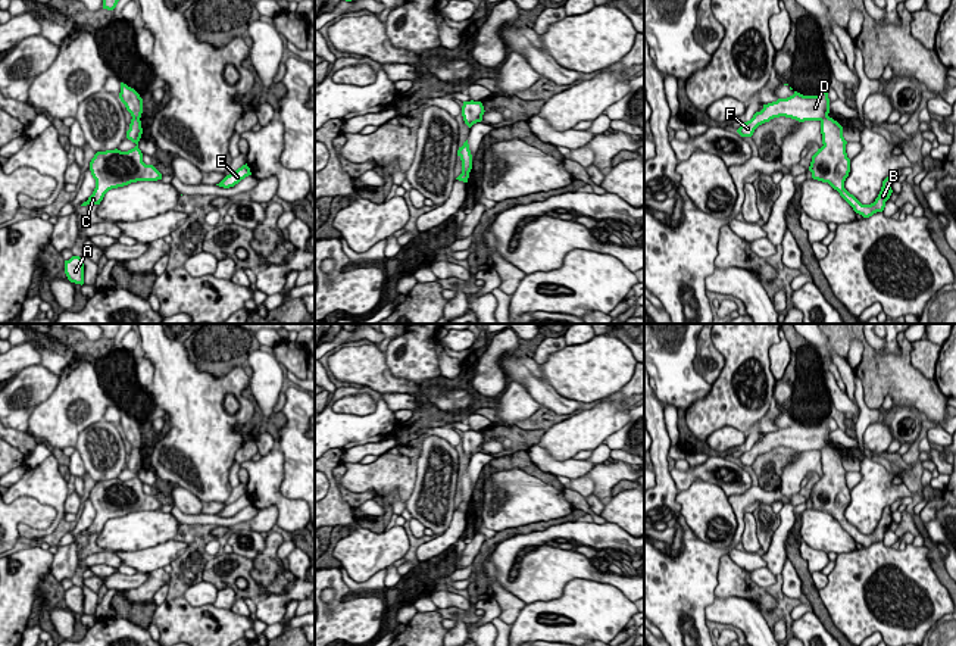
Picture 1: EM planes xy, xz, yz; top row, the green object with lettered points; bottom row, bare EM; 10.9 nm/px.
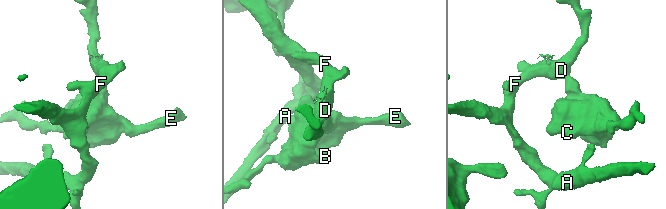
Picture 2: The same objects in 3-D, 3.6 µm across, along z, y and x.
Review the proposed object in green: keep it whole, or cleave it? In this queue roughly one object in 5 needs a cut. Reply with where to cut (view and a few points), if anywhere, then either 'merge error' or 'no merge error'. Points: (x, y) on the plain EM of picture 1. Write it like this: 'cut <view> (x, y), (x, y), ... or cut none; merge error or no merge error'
cut yz (827, 443), (819, 449); merge error

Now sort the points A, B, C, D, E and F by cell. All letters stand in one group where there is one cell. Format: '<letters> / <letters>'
A D F / B C E

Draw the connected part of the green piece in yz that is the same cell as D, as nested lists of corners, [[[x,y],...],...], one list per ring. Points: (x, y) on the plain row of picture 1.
[[[828,418],[818,425],[803,425],[794,421],[794,424],[787,428],[778,428],[777,431],[763,434],[763,439],[756,441],[750,450],[744,452],[737,462],[741,466],[752,466],[759,455],[769,452],[774,447],[785,446],[805,452],[821,450],[828,443]]]

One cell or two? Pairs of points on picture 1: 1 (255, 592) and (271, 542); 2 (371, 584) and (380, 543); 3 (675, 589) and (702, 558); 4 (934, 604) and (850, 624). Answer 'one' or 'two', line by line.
1: two
2: two
3: one
4: one

